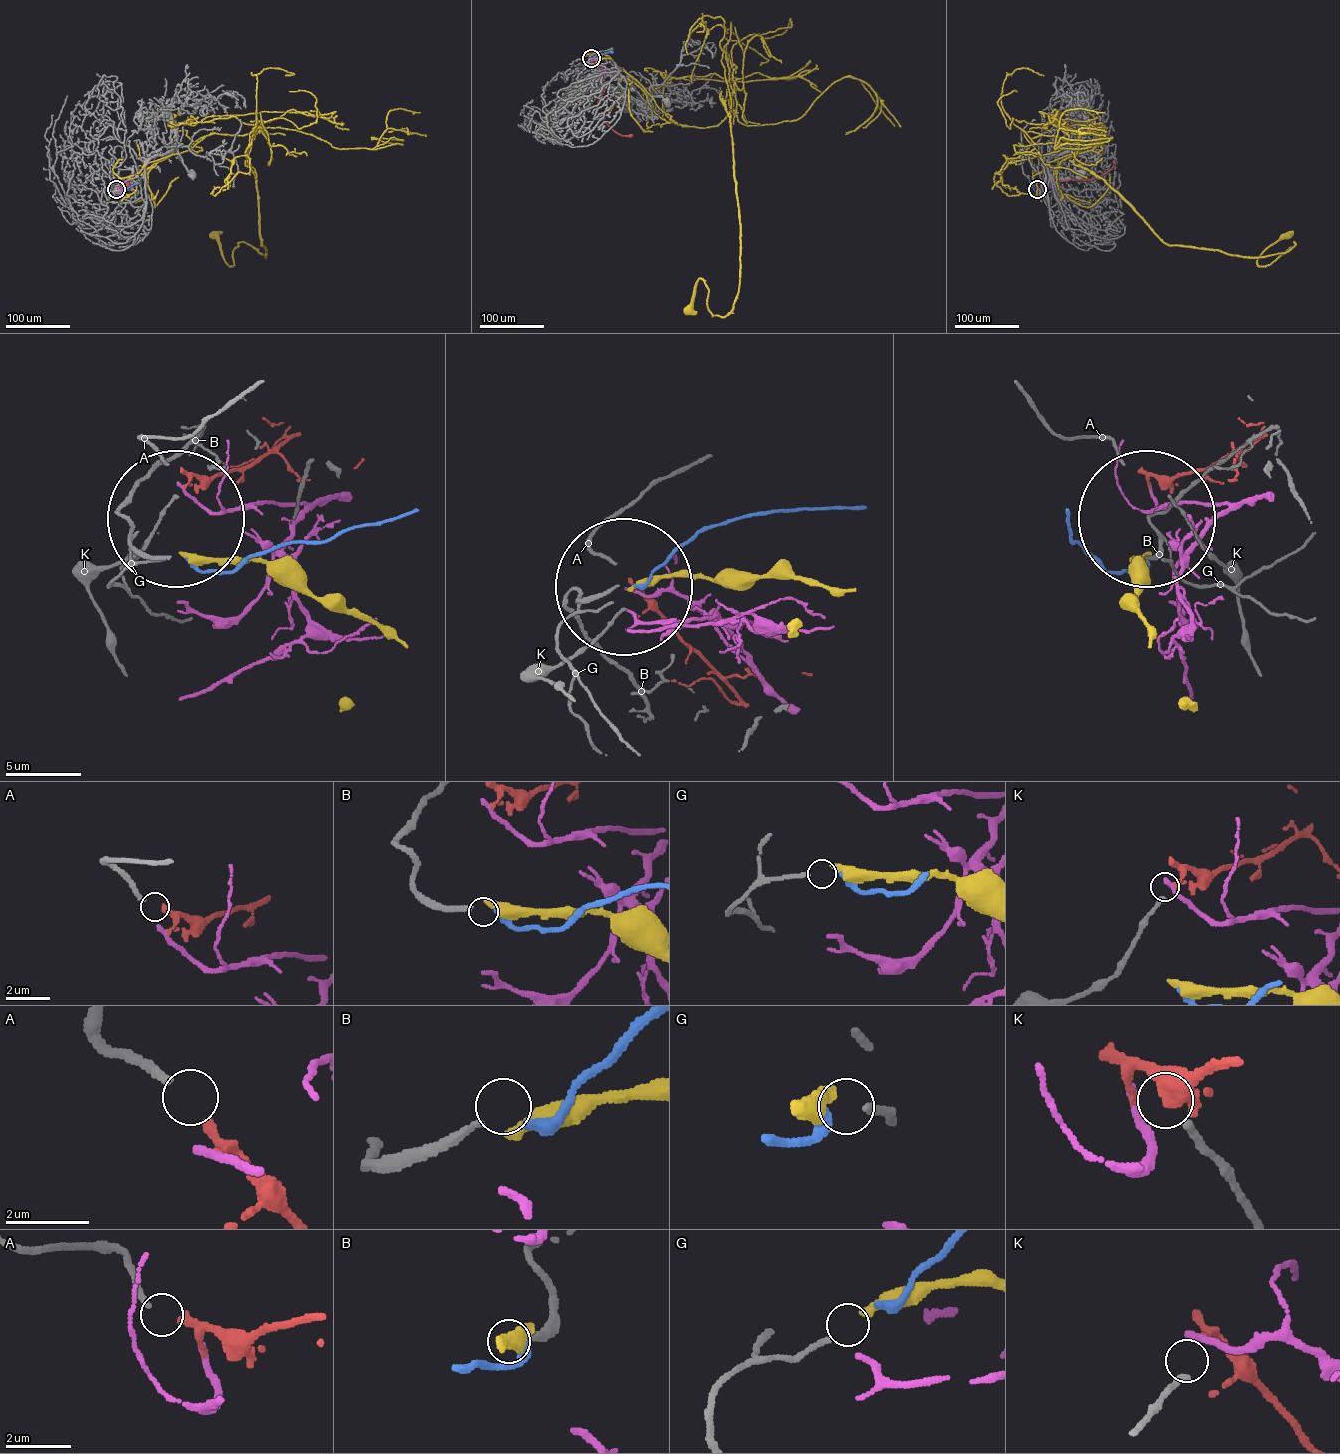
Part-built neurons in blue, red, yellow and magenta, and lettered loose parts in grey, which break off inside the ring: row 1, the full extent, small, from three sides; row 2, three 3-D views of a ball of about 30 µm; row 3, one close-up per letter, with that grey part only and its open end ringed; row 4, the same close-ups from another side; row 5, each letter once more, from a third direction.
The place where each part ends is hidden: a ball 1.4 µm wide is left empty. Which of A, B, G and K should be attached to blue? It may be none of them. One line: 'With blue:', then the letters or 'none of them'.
With blue: none of them

